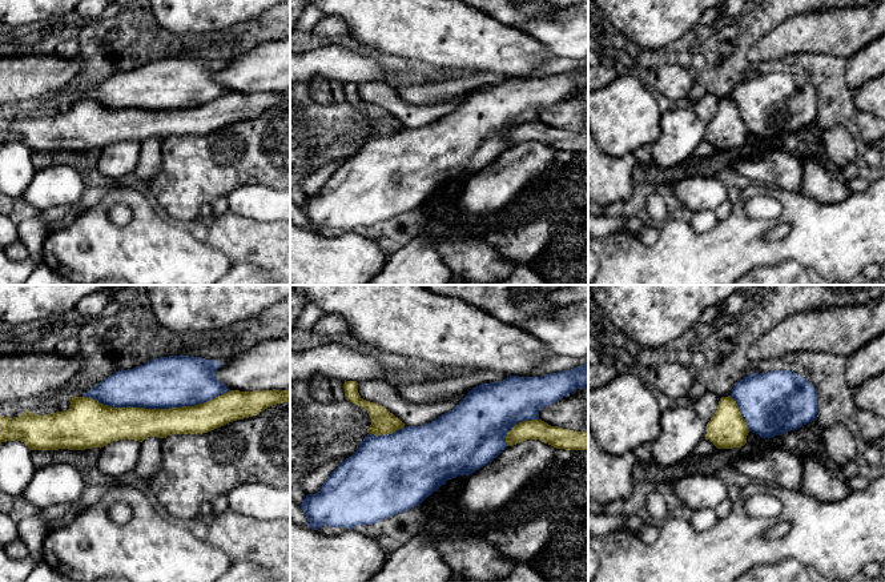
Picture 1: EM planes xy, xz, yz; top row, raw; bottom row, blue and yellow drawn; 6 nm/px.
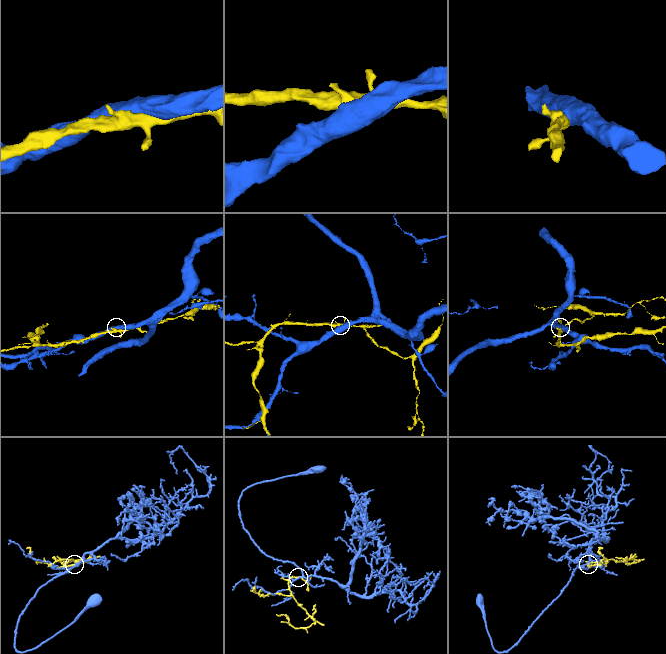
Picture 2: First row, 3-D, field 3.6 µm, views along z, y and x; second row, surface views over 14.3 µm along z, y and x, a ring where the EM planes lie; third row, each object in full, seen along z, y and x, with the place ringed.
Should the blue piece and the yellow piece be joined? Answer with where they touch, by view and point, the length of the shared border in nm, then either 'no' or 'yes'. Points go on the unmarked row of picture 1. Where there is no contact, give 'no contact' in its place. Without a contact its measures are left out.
xy (156, 109) | 900 nm | no

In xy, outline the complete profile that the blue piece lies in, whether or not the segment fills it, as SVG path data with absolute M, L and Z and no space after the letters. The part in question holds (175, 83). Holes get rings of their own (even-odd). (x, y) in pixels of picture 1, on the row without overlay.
M189 57L154 60L141 68L113 75L83 99L97 101L112 109L170 111L194 108L230 92L216 79L221 65L214 61Z

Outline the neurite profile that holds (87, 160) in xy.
M92 149L85 152L31 152L31 161L36 170L52 166L52 165L68 165L79 172L96 169L100 158L100 149Z

